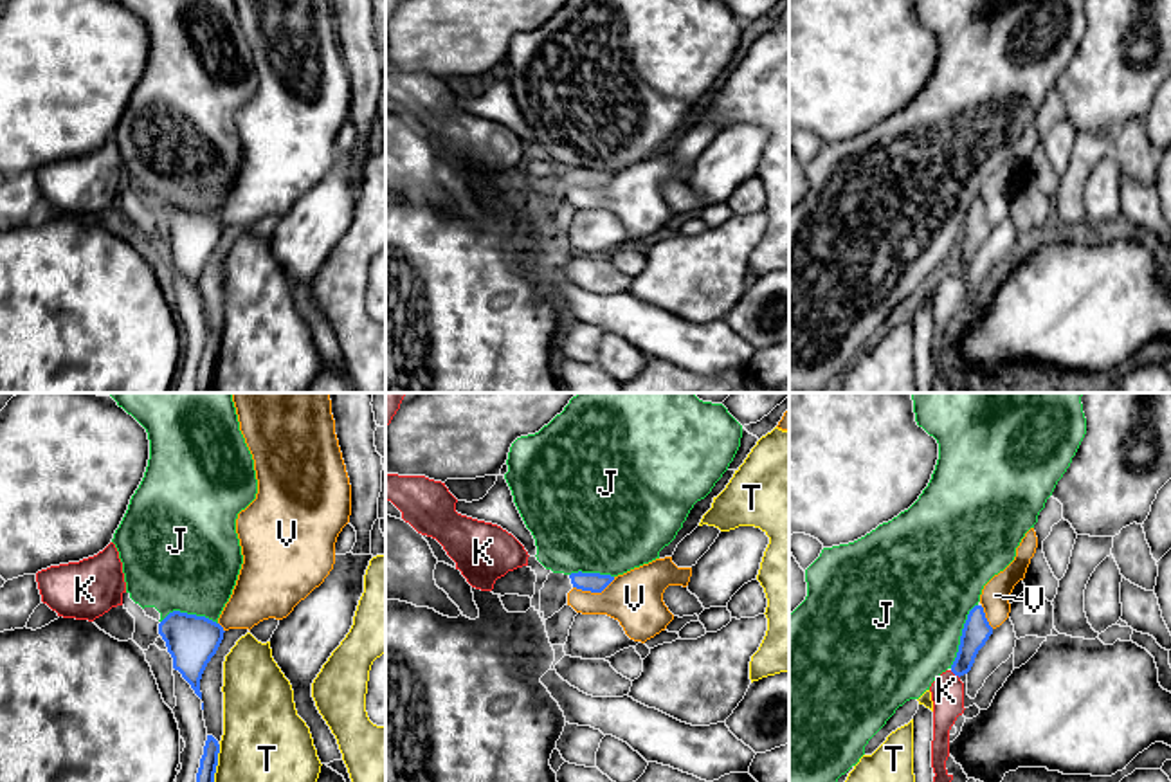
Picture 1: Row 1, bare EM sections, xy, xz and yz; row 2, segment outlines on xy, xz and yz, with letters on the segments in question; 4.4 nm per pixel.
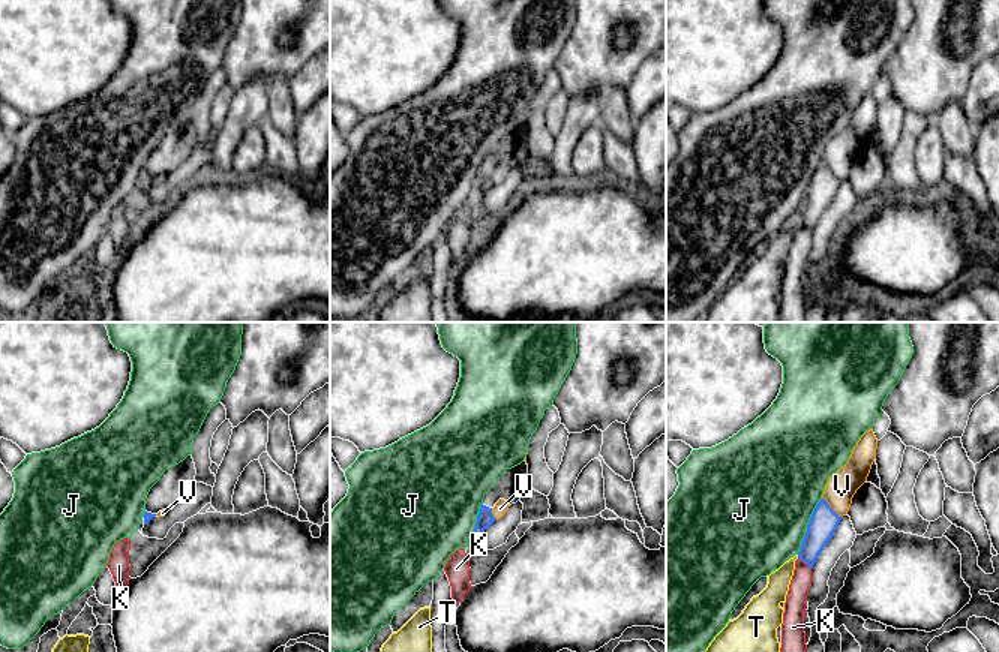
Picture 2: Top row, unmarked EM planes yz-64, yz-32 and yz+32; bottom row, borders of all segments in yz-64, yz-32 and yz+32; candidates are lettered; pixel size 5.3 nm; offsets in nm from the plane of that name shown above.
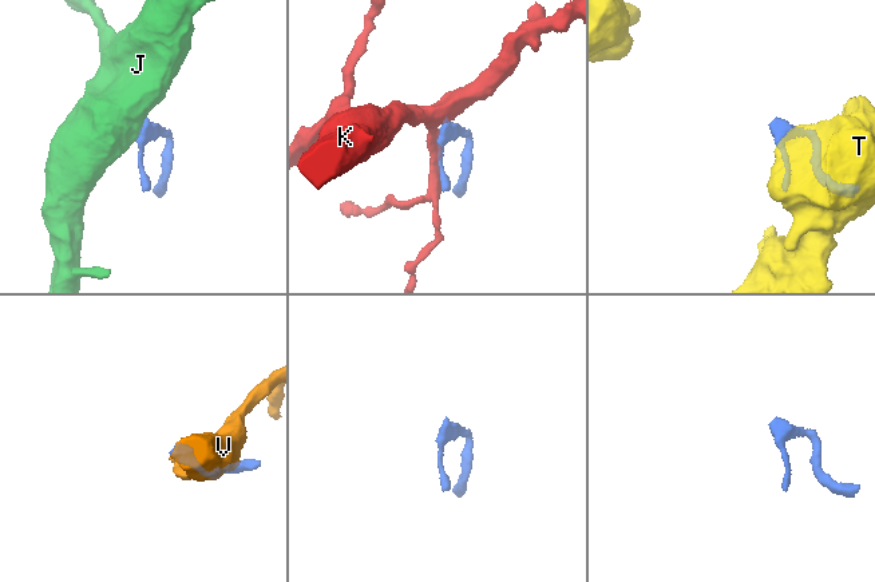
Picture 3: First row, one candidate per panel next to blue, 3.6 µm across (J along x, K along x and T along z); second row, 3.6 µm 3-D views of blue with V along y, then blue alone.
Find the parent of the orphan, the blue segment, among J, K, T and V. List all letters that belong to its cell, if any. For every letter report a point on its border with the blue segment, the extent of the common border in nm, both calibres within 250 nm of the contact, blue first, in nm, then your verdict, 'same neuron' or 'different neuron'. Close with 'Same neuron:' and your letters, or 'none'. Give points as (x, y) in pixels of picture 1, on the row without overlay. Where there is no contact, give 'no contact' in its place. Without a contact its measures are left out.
J: meets blue in yz at (961, 233); contact 320 nm long; 120 nm thick on the blue side, 500 nm on the other; different neuron
K: meets blue in yz at (955, 271); contact 60 nm long; 120 nm thick on the blue side, 140 nm on the other; different neuron
T: meets blue in xy at (215, 366); contact 240 nm long; 80 nm thick on the blue side, 440 nm on the other; different neuron
V: meets blue in xz at (593, 188); contact 200 nm long; 90 nm thick on the blue side, 240 nm on the other; different neuron
Same neuron: none

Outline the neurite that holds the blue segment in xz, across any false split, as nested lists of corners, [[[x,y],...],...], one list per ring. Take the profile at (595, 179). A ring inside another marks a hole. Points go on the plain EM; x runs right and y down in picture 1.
[[[549,169],[540,186],[540,209],[544,216],[551,214],[564,202],[567,202],[567,189],[576,184],[582,187],[602,189],[614,173],[600,169]]]

